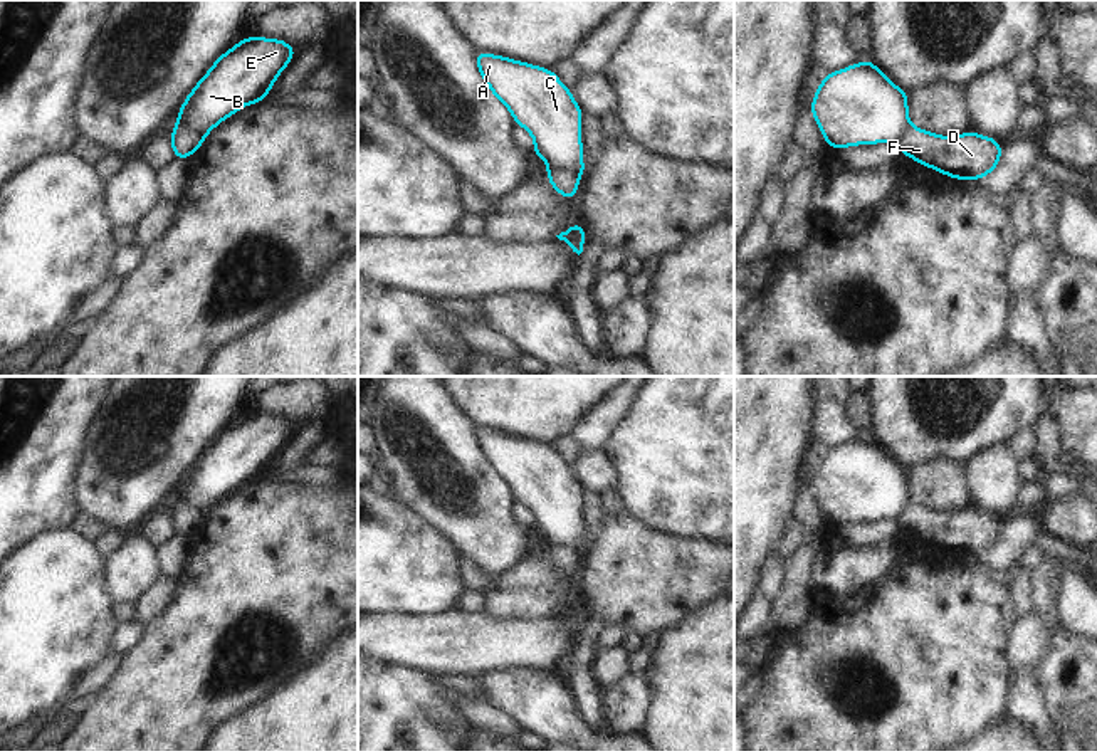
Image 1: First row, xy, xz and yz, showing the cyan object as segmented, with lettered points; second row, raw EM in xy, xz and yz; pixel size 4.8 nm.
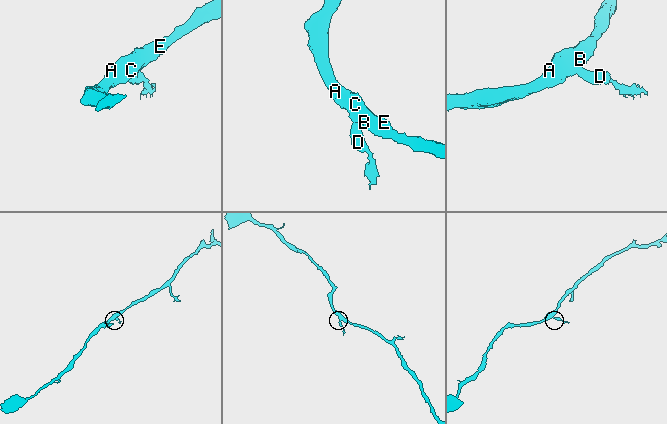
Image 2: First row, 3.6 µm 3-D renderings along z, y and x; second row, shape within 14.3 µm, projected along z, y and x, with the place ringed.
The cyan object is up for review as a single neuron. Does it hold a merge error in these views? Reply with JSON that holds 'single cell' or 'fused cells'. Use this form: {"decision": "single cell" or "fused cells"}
{"decision": "fused cells"}

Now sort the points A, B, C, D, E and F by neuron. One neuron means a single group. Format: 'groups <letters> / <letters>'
groups A B C E / D F

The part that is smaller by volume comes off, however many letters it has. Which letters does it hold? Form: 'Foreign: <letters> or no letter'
Foreign: D, F

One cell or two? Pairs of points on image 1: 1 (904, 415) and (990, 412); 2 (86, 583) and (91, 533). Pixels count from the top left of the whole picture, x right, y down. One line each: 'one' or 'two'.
1: one
2: two

